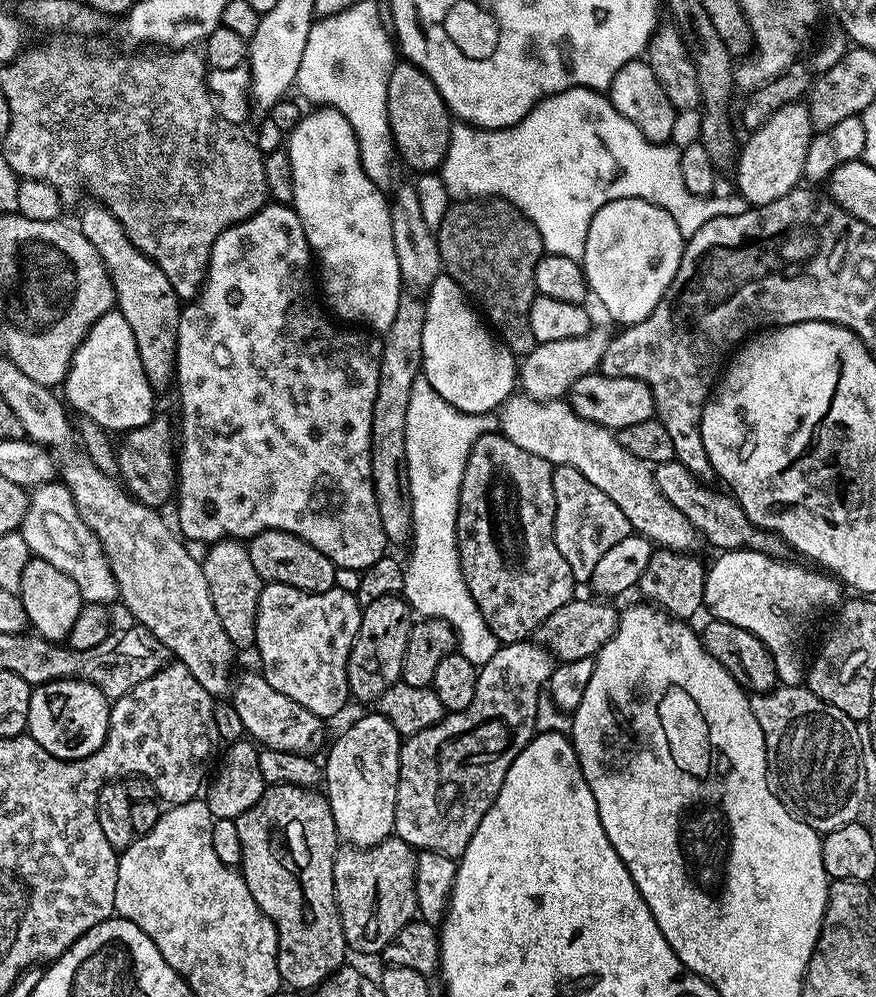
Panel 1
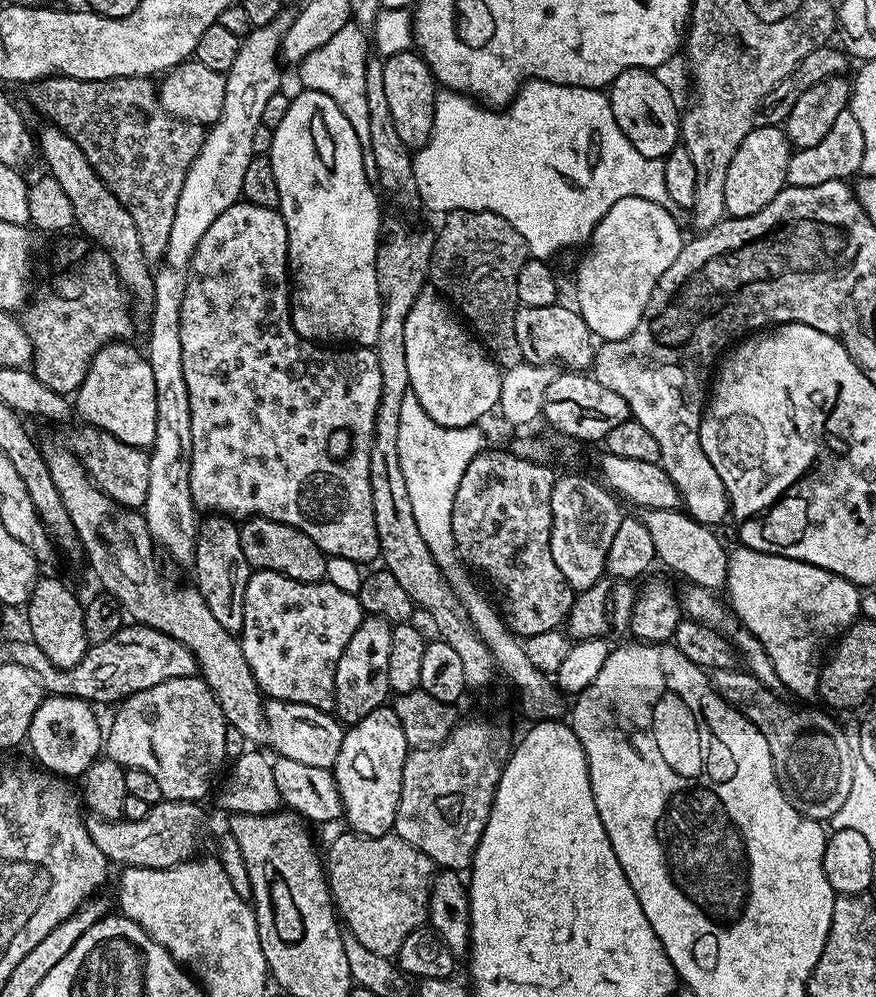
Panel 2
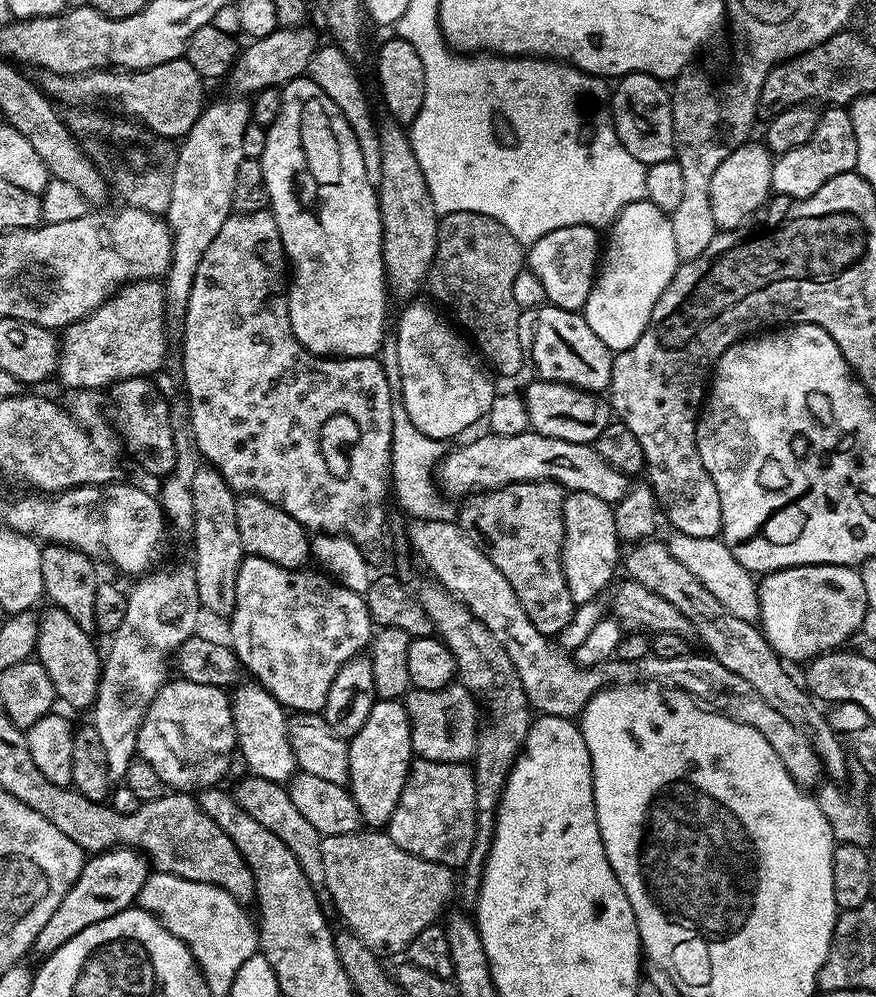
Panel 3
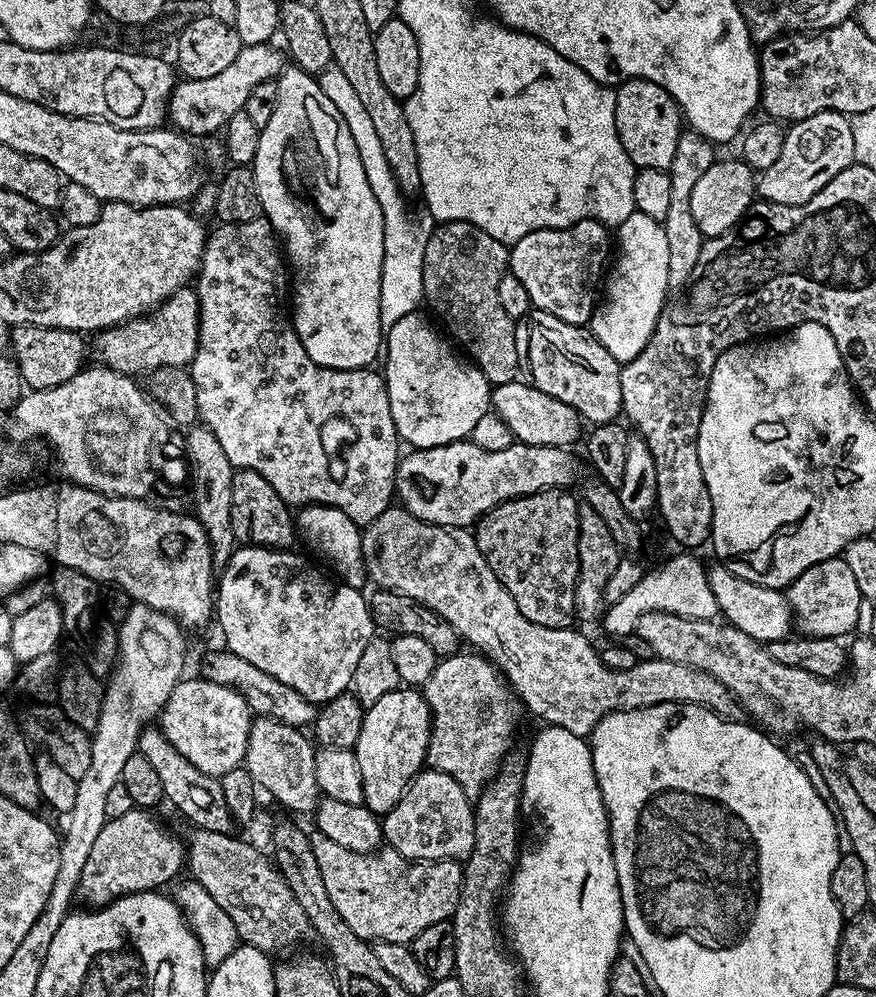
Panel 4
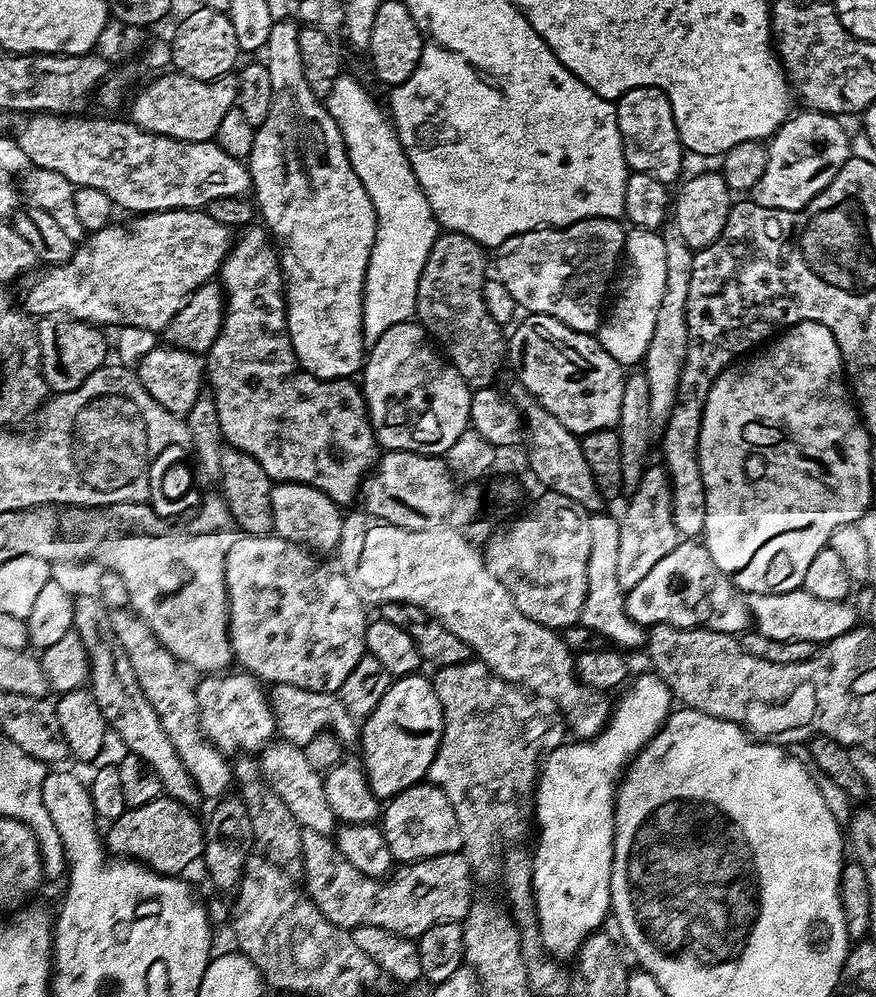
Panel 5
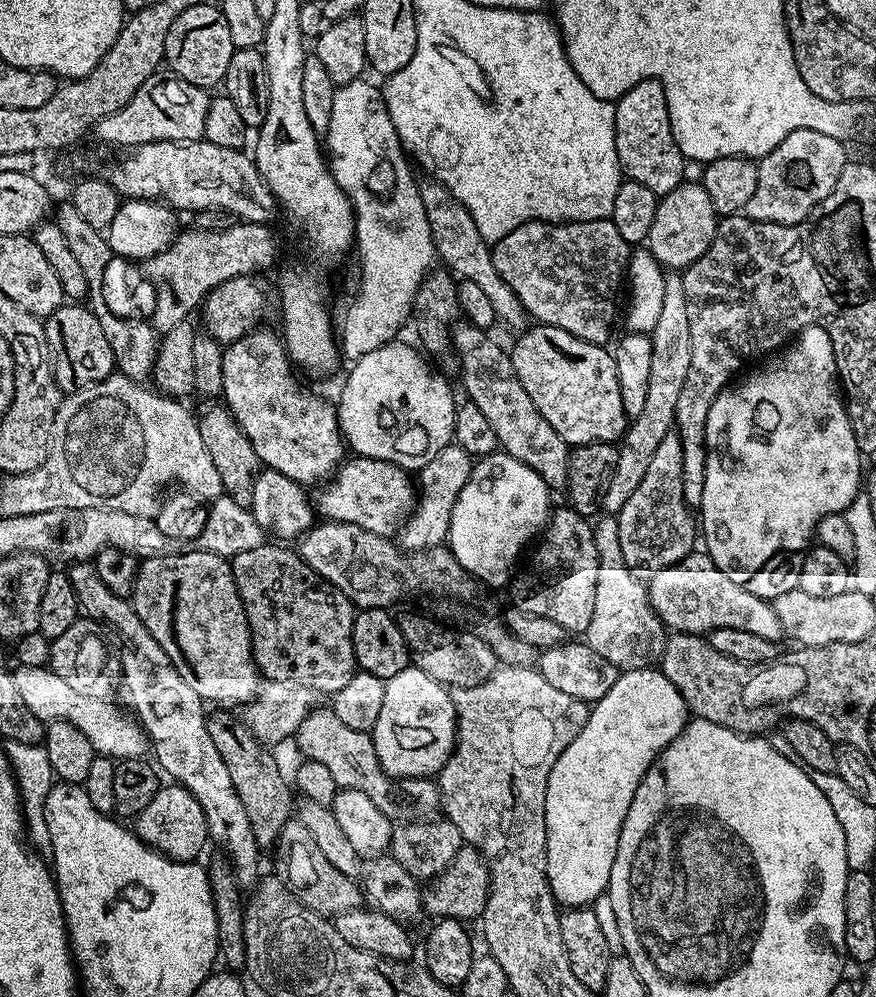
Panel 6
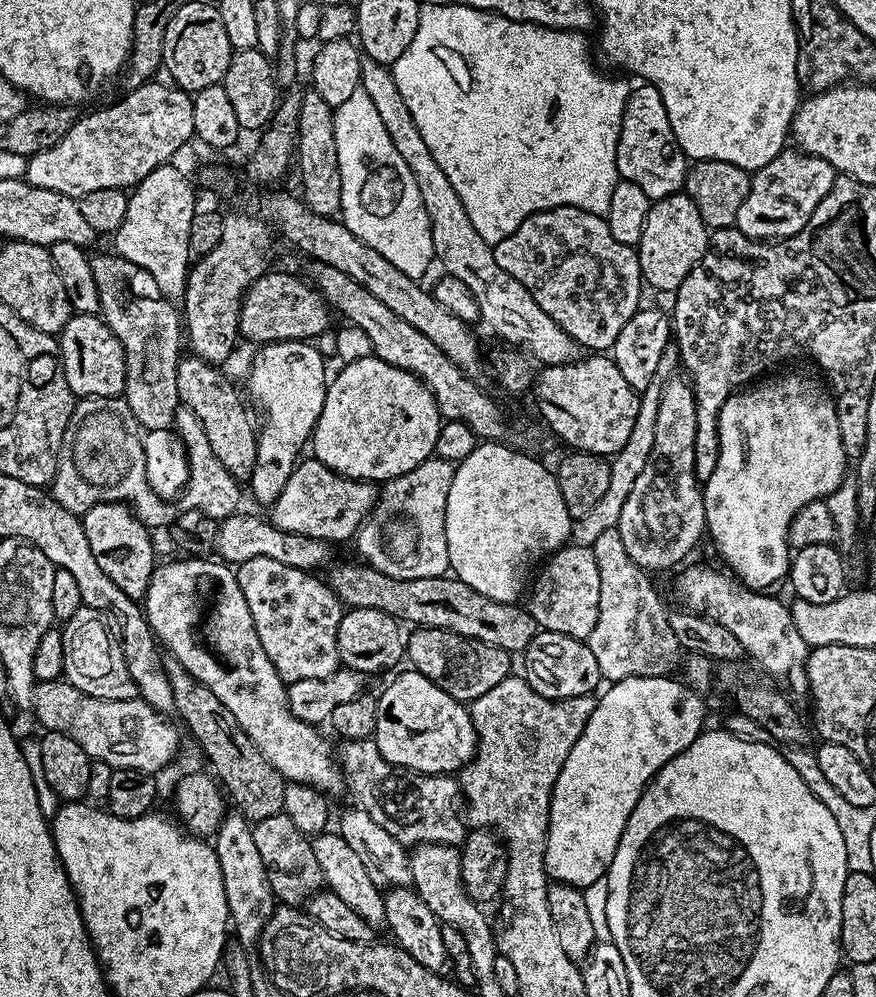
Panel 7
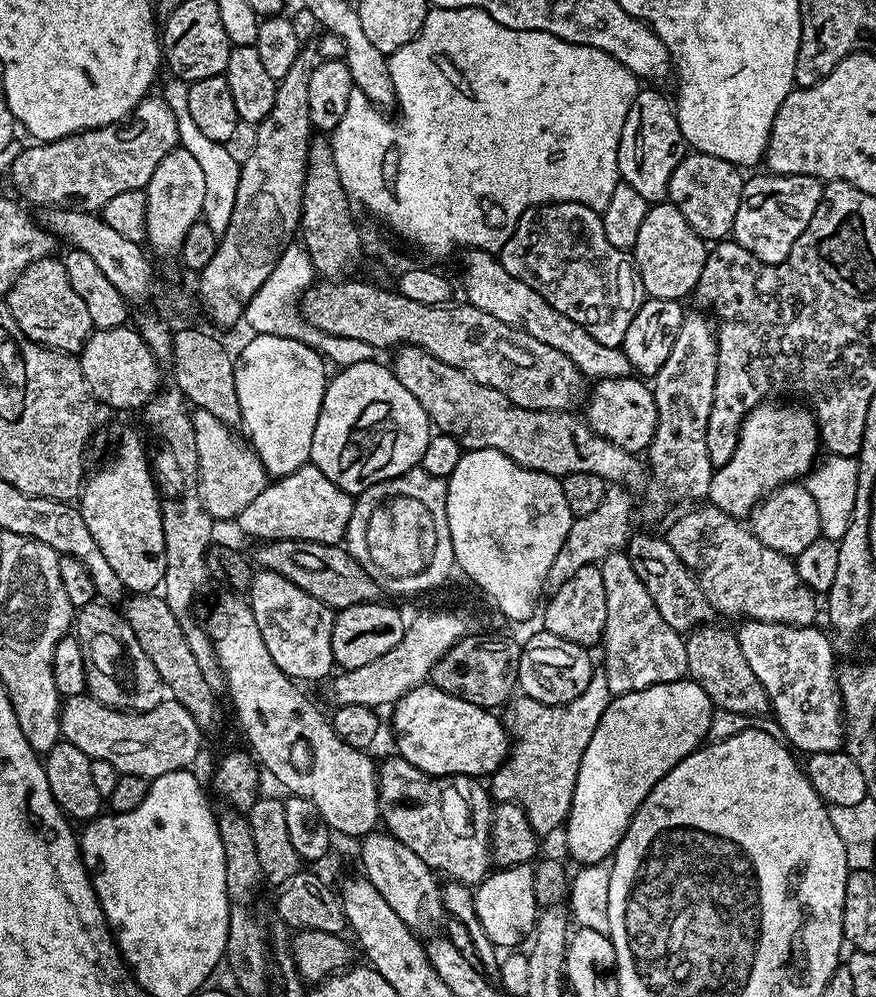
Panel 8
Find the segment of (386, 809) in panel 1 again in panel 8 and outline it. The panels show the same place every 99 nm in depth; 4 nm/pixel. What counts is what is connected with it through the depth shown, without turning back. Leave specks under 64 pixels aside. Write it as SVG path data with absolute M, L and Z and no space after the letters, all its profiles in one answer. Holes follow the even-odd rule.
M425 682L397 700L392 712L395 751L406 762L431 776L488 778L508 757L510 737L495 711L474 706Z

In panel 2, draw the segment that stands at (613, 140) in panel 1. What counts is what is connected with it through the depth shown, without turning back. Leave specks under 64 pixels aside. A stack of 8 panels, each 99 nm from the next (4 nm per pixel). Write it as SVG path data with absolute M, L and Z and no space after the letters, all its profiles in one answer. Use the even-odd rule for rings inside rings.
M529 80L517 92L511 104L503 110L485 106L473 97L465 96L463 92L437 91L432 133L423 148L415 149L412 157L412 169L416 179L416 196L430 211L447 214L458 210L470 210L471 212L498 214L502 218L506 218L506 222L510 222L510 226L514 226L514 230L518 230L518 234L522 234L522 238L528 244L529 253L538 260L548 260L555 252L560 252L563 248L572 248L575 244L582 243L581 245L583 245L585 242L591 241L592 232L606 214L606 210L610 210L610 206L614 206L614 202L618 202L622 198L637 196L646 198L655 204L667 205L669 203L663 163L638 154L638 150L634 150L634 146L630 146L626 134L622 134L622 130L614 118L612 104L601 89L580 88L576 84L555 84L545 80Z

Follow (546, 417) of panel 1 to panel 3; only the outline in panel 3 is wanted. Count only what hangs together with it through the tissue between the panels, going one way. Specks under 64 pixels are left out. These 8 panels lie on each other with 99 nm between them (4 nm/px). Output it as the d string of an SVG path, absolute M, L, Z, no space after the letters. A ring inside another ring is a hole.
M673 531L671 535L666 540L670 554L674 554L674 558L678 558L678 562L682 562L682 566L686 566L686 570L690 570L690 574L694 574L694 578L698 578L698 582L702 582L702 586L706 586L706 590L710 590L710 594L714 594L714 598L718 598L718 602L722 602L722 606L730 610L730 614L734 614L734 618L759 621L760 594L757 577L746 571L738 558L734 558L734 554L730 554L723 539L690 538L690 534L677 531Z

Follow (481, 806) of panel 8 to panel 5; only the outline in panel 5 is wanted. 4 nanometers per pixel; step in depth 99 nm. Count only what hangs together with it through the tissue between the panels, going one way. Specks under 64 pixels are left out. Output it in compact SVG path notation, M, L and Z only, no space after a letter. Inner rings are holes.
M274 684L267 689L268 705L272 707L276 736L283 743L308 744L312 738L323 732L330 732L340 739L341 745L355 745L358 740L358 722L342 706L339 695L334 692L319 692L318 690L302 690L302 686L289 684Z

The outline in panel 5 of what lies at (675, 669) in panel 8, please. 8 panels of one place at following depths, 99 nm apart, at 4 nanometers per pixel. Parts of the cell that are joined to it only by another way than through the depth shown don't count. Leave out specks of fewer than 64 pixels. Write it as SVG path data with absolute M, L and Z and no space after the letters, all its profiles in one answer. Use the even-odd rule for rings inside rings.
M601 510L588 516L590 526L590 562L586 562L586 602L582 602L580 623L594 630L605 641L621 649L636 648L645 643L646 632L641 625L635 624L624 609L626 589L618 586L618 534L620 522L615 515L607 516Z

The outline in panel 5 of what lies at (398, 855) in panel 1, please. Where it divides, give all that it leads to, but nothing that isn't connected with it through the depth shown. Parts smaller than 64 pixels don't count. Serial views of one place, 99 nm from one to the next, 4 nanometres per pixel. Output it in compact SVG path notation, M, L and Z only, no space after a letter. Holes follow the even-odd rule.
M301 828L300 837L304 859L303 891L312 905L337 928L351 930L358 926L378 926L394 934L418 938L438 922L461 923L470 910L474 877L463 851L404 862L387 878L377 878L354 870L336 849L332 836Z

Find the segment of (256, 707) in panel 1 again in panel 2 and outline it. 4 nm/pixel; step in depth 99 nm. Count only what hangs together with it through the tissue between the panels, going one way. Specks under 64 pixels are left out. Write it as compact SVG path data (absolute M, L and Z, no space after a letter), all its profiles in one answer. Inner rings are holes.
M268 698L264 701L264 731L267 743L272 743L276 756L294 758L305 766L331 769L338 758L338 750L342 750L346 728L331 711L306 706L302 702Z

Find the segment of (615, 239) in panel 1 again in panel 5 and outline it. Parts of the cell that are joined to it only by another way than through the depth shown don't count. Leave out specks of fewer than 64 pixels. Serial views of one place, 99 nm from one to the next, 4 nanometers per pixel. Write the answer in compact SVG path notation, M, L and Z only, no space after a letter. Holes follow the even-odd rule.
M632 228L625 235L623 259L628 260L628 273L620 293L610 304L610 311L598 329L598 339L606 354L622 366L639 365L654 335L654 322L658 319L658 306L662 290L666 290L666 242L659 231L650 228Z

